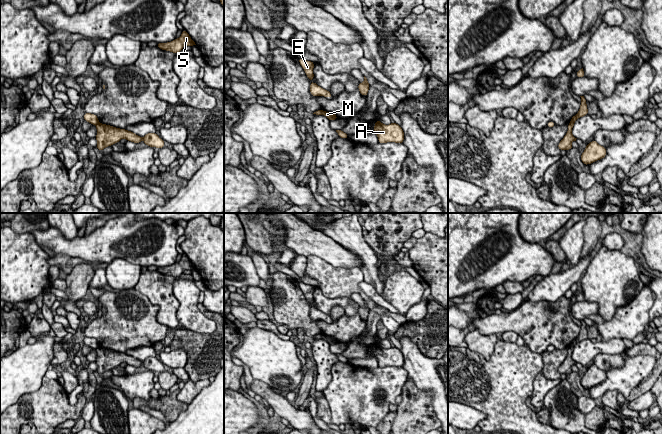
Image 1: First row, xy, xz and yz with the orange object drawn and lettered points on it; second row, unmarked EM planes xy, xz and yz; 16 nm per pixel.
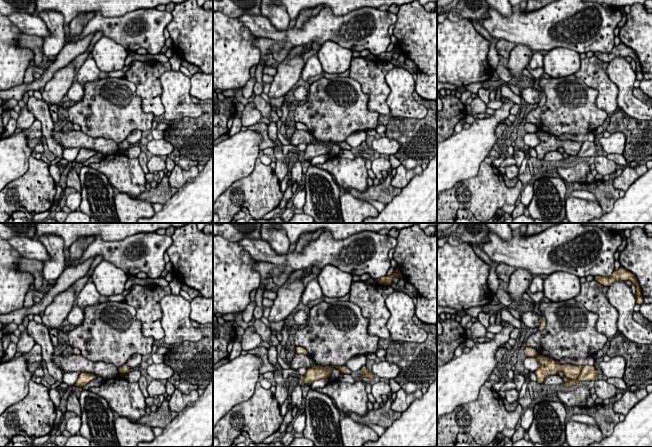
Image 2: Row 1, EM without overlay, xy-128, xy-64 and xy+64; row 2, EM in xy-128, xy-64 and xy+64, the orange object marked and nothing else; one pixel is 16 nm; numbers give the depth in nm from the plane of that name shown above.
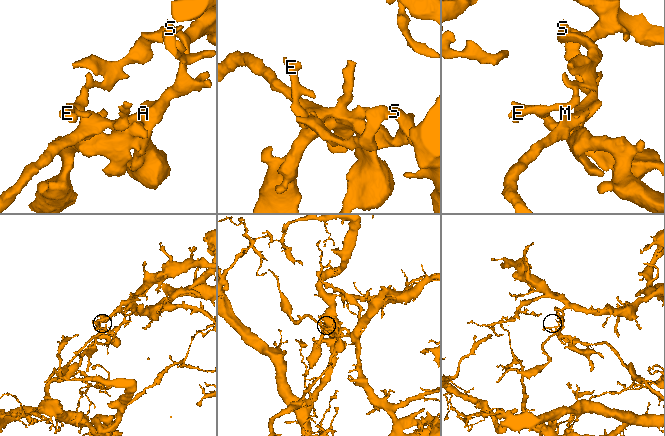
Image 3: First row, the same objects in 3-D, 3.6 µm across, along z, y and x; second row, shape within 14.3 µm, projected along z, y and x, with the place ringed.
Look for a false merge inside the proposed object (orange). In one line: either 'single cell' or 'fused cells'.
fused cells

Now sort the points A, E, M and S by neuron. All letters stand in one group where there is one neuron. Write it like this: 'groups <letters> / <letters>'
groups A E S / M

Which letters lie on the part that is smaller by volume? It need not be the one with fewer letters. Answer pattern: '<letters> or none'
M

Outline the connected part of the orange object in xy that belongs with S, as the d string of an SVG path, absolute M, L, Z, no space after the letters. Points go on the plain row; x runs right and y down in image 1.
M185 254L182 255L182 258L179 262L174 263L171 266L157 268L160 273L173 277L179 277L183 271L187 269L192 271L196 268Z

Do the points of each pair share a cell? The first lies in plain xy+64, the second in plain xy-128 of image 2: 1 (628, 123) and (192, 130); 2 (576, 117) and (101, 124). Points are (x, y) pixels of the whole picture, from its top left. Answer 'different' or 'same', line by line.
1: same
2: same

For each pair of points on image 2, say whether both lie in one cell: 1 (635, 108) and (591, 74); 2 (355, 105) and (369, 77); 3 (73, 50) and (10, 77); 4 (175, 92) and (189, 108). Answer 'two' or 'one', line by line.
1: two
2: two
3: two
4: one

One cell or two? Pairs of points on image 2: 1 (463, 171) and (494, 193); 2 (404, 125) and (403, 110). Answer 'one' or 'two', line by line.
1: two
2: two

